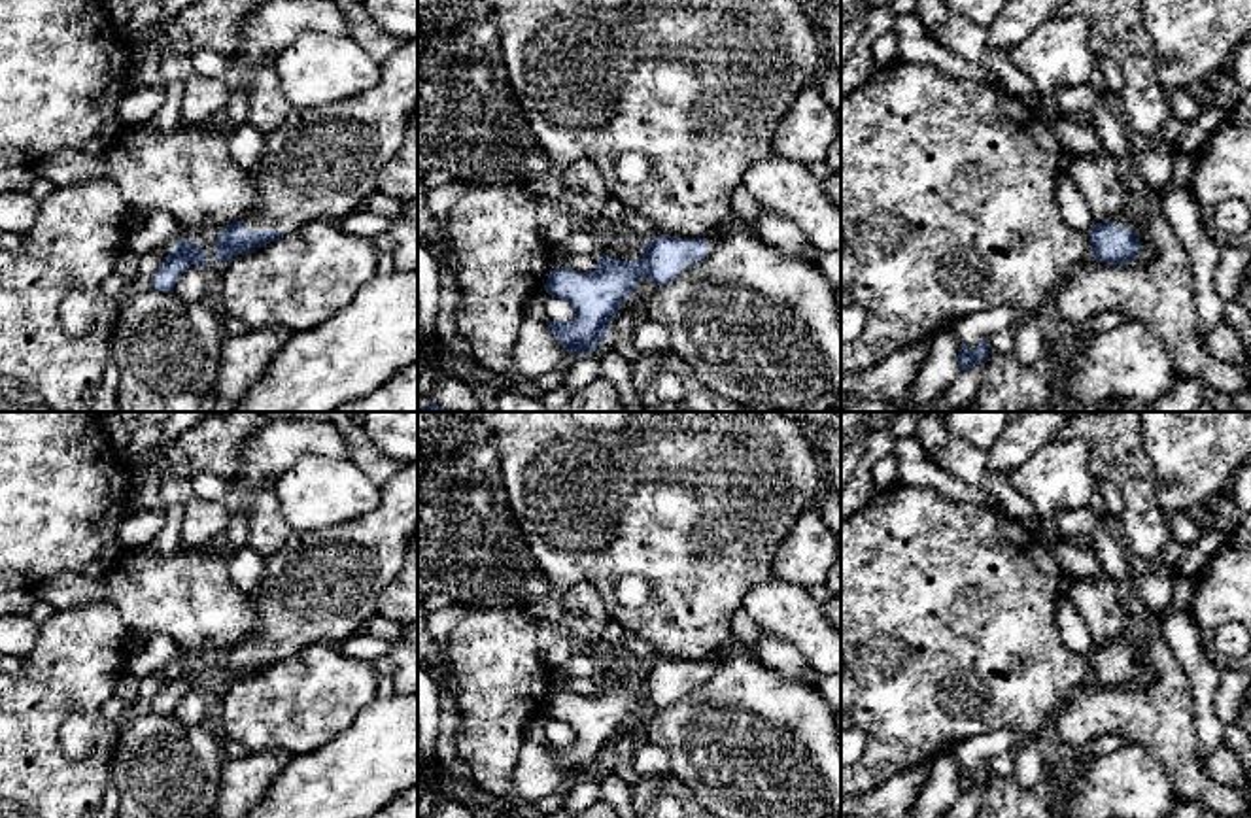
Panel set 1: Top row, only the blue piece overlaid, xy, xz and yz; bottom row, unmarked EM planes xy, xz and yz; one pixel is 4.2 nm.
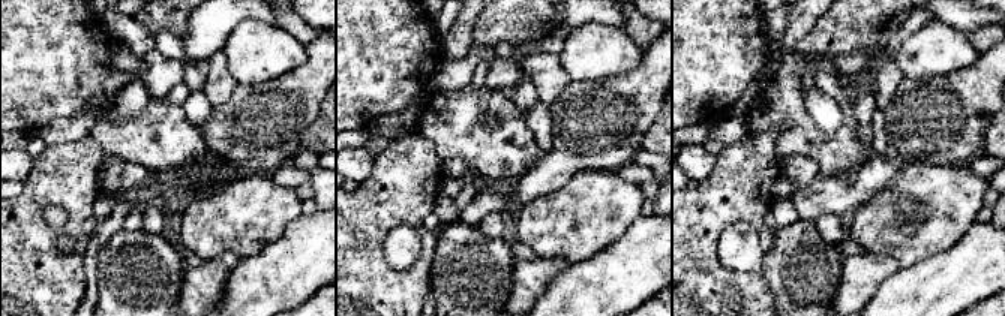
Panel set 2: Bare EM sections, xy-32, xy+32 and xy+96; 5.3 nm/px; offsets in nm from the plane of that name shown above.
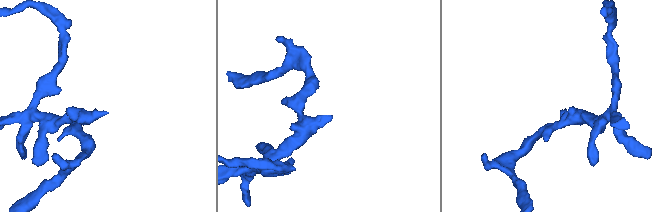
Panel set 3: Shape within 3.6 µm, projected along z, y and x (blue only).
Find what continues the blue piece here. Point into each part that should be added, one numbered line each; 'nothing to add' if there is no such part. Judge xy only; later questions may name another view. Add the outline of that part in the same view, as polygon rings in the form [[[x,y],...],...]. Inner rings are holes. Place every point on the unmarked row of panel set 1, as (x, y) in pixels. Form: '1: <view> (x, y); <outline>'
1: xy (322, 586); [[[404,463],[382,487],[380,504],[342,525],[293,531],[283,546],[265,559],[259,589],[259,627],[240,642],[249,654],[283,654],[327,642],[340,644],[363,631],[378,614],[380,593],[399,574],[408,540],[418,529],[418,463]]]

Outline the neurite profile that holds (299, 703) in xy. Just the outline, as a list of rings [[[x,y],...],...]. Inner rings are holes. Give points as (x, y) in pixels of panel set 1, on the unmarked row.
[[[338,644],[302,646],[282,661],[217,690],[219,733],[238,741],[248,754],[274,748],[283,748],[291,756],[314,752],[350,727],[357,714],[378,697],[378,680],[370,661],[348,657]]]

